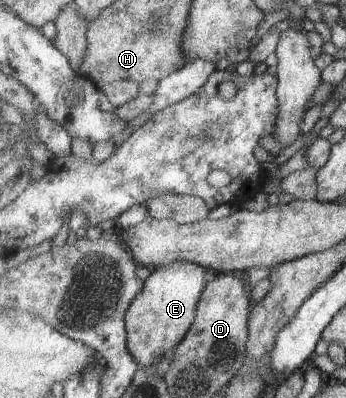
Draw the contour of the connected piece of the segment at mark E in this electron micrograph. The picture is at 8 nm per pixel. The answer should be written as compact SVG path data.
M177 261L152 270L145 279L145 287L126 313L129 351L141 368L151 367L185 339L196 320L201 293L208 284L205 280L207 271L201 265Z

